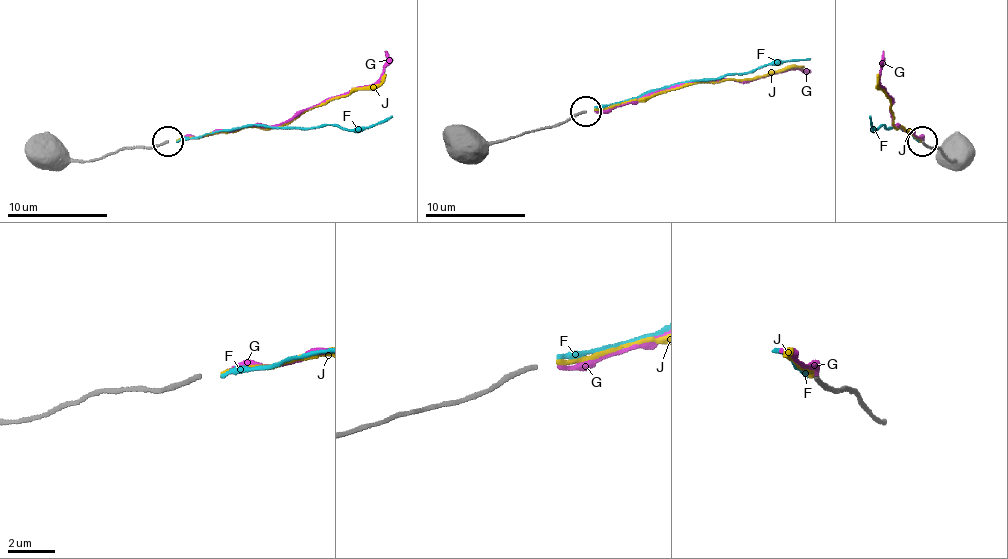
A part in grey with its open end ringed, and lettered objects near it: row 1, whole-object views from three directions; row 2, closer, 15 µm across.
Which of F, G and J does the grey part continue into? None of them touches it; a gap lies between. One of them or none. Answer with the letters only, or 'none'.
G

